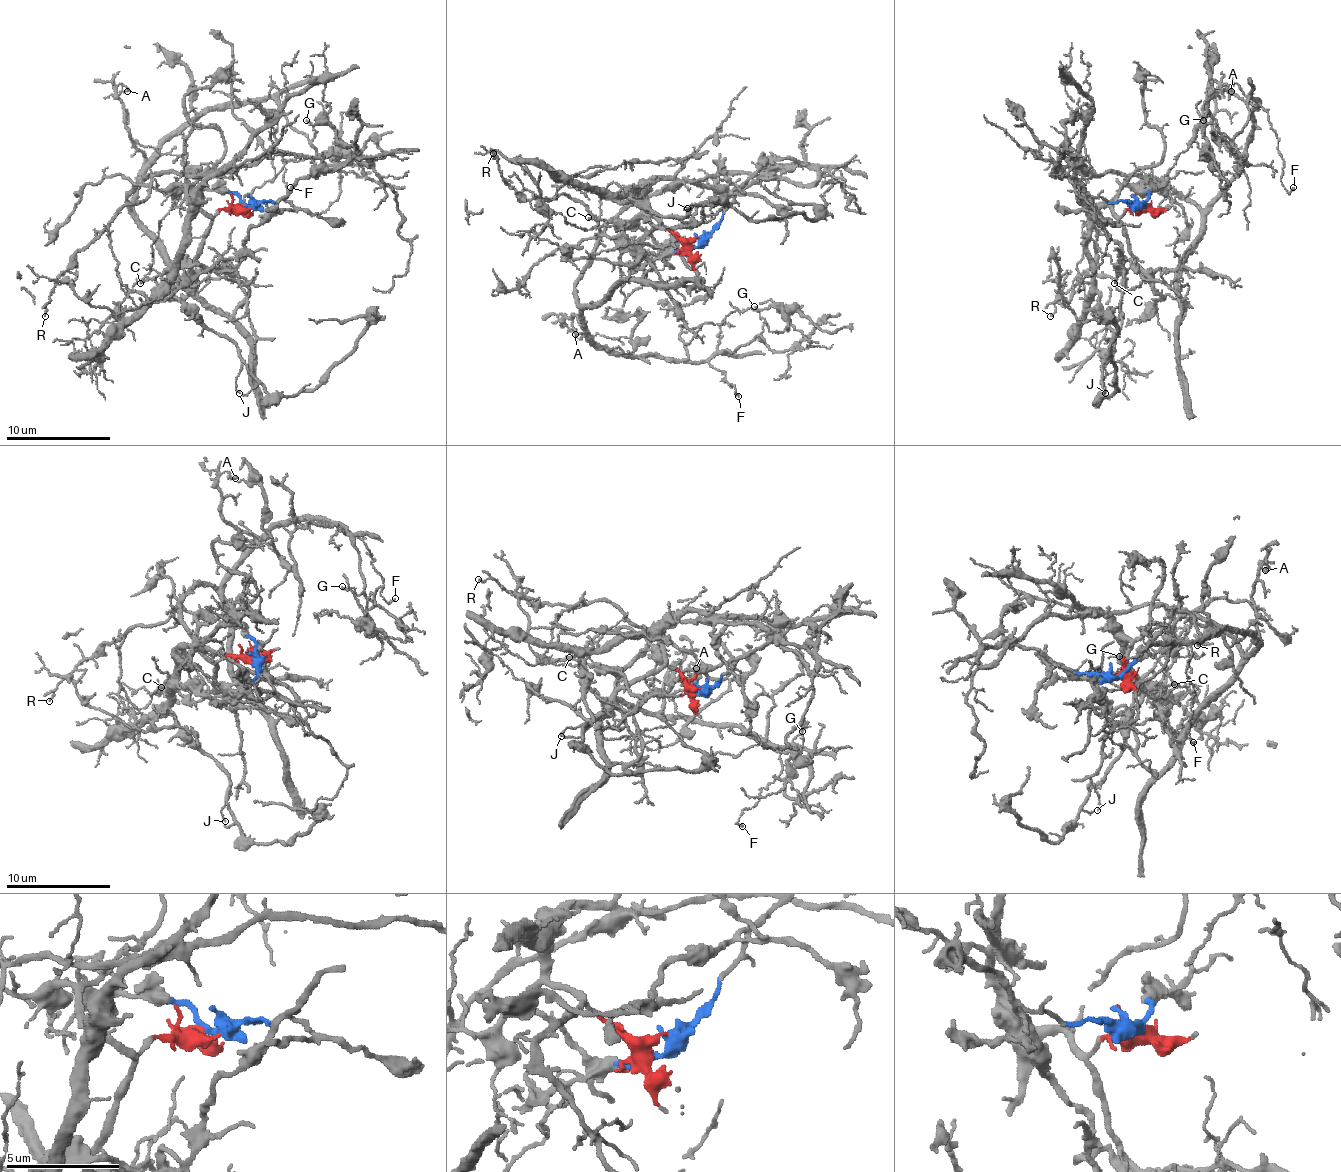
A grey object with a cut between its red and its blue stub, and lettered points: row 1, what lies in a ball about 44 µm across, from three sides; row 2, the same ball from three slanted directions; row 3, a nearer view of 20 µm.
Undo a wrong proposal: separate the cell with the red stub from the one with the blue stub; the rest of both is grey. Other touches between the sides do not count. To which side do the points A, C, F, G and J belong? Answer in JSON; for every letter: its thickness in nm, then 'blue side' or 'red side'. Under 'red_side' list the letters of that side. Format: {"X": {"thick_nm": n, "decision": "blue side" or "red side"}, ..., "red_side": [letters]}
{"A": {"thick_nm": 180, "decision": "blue side"}, "C": {"thick_nm": 160, "decision": "blue side"}, "F": {"thick_nm": 140, "decision": "blue side"}, "G": {"thick_nm": 140, "decision": "blue side"}, "J": {"thick_nm": 100, "decision": "red side"}, "red_side": ["J"]}

